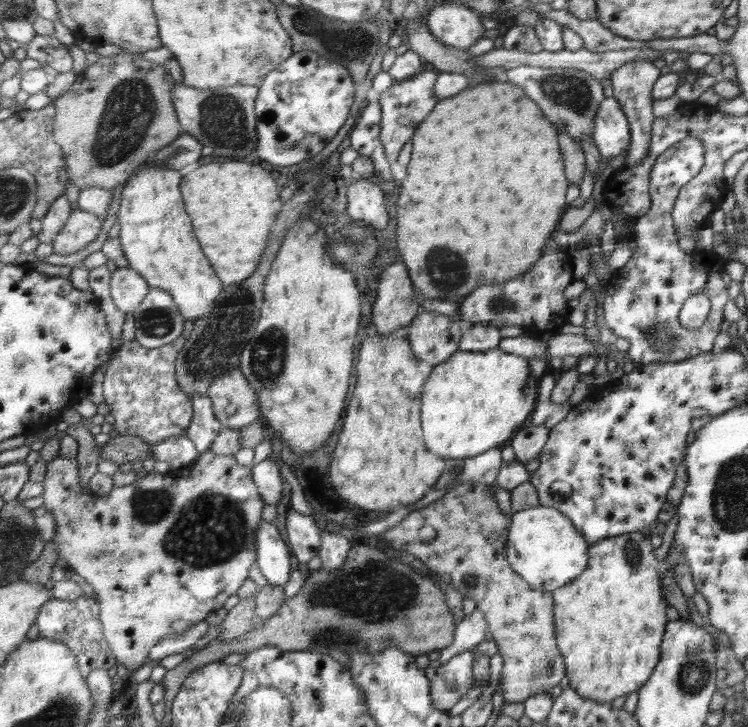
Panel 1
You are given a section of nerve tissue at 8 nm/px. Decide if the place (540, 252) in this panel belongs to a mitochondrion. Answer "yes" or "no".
no

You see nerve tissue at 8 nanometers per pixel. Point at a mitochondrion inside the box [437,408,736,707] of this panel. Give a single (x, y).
(694, 677)

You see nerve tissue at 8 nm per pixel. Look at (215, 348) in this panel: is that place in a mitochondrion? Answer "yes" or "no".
yes

